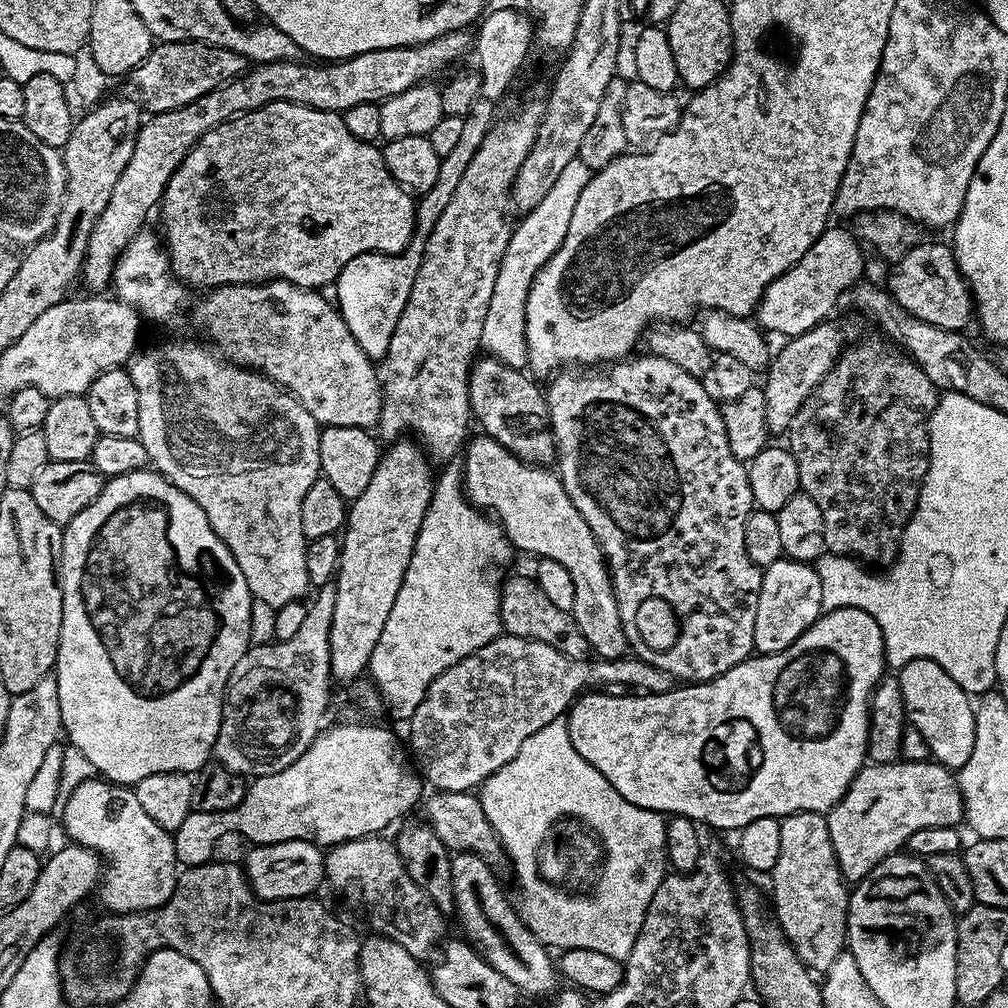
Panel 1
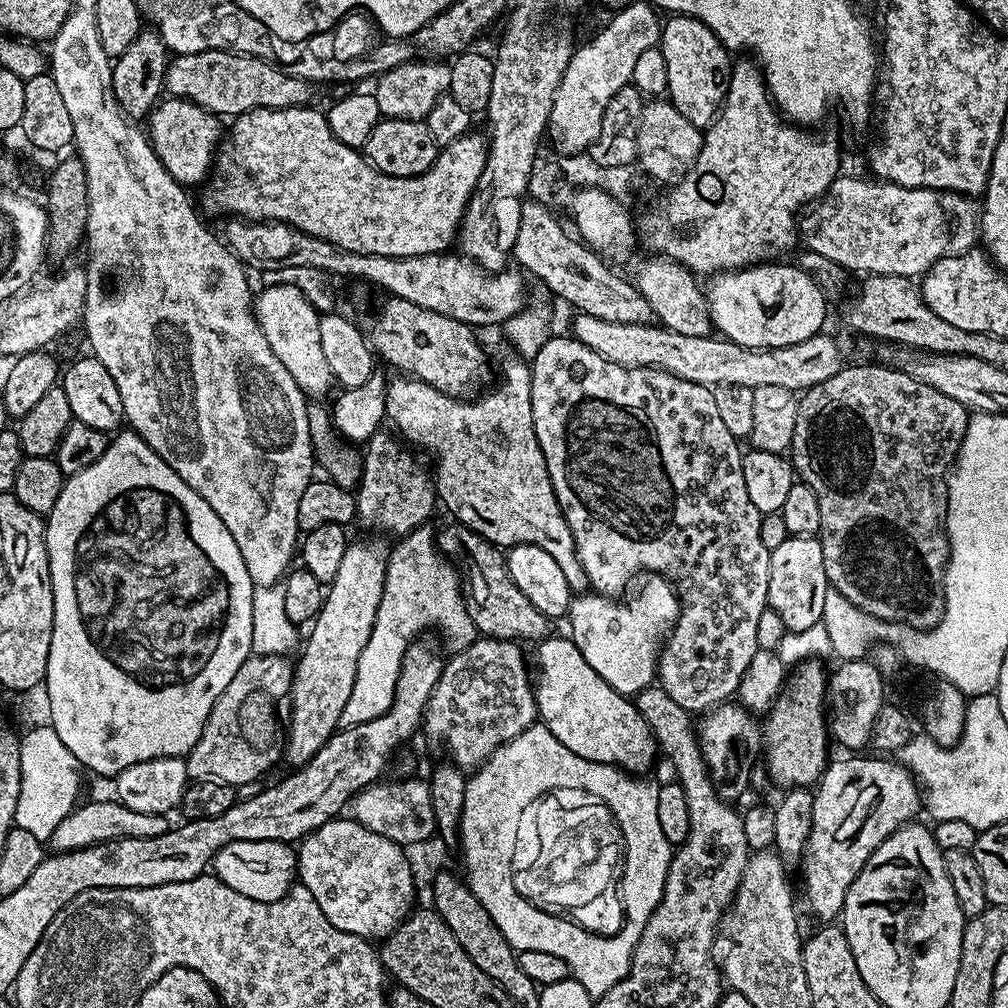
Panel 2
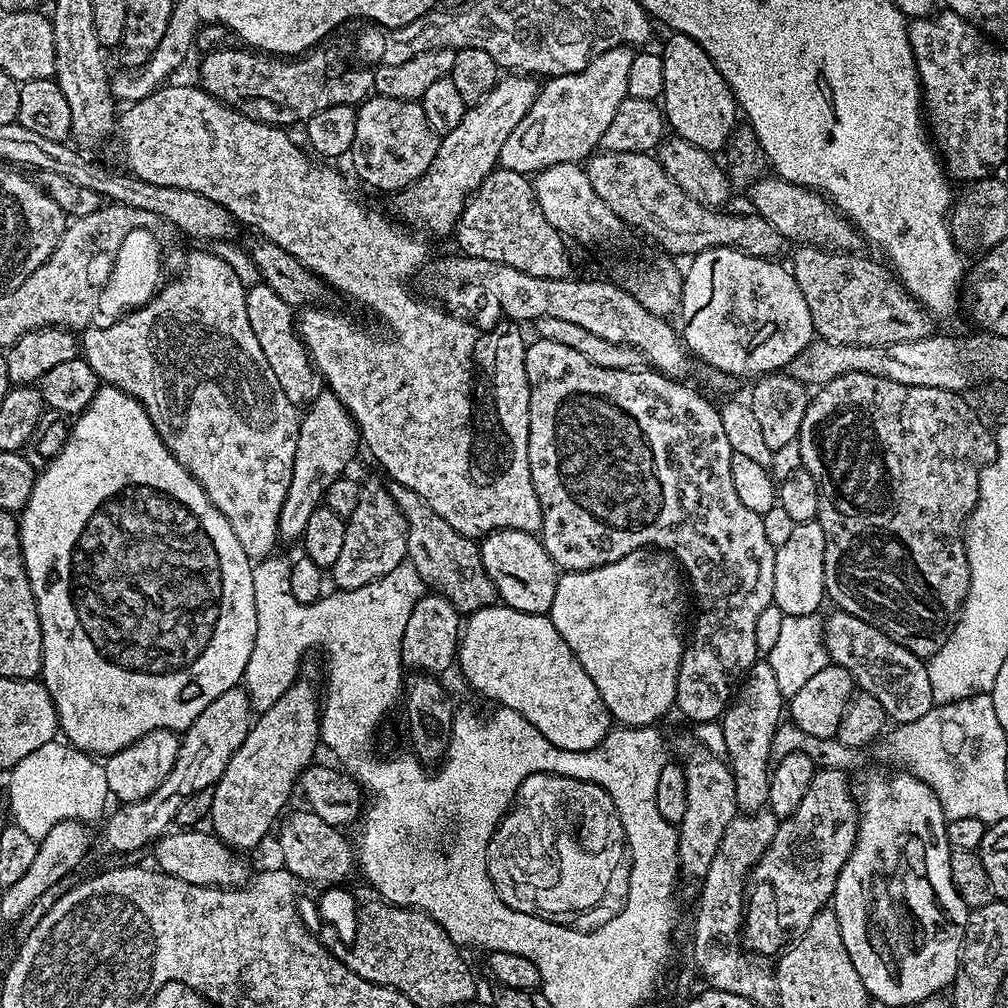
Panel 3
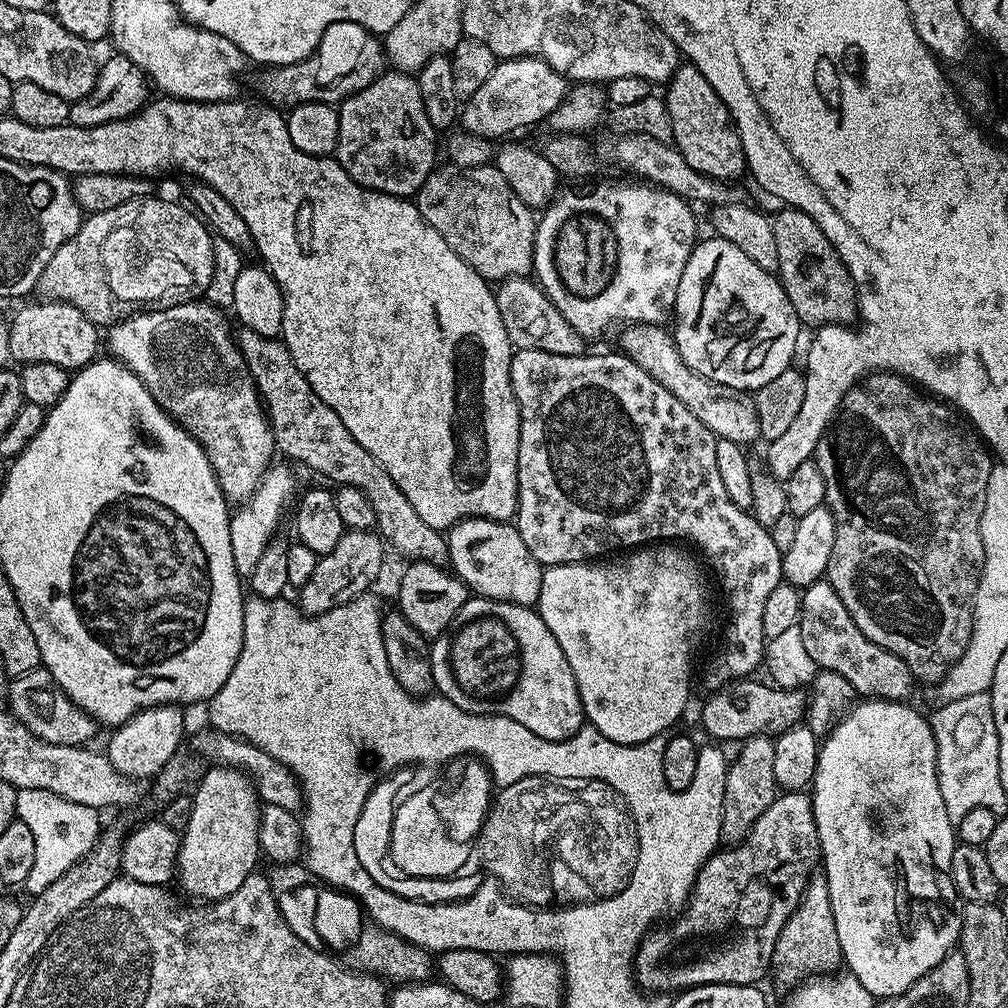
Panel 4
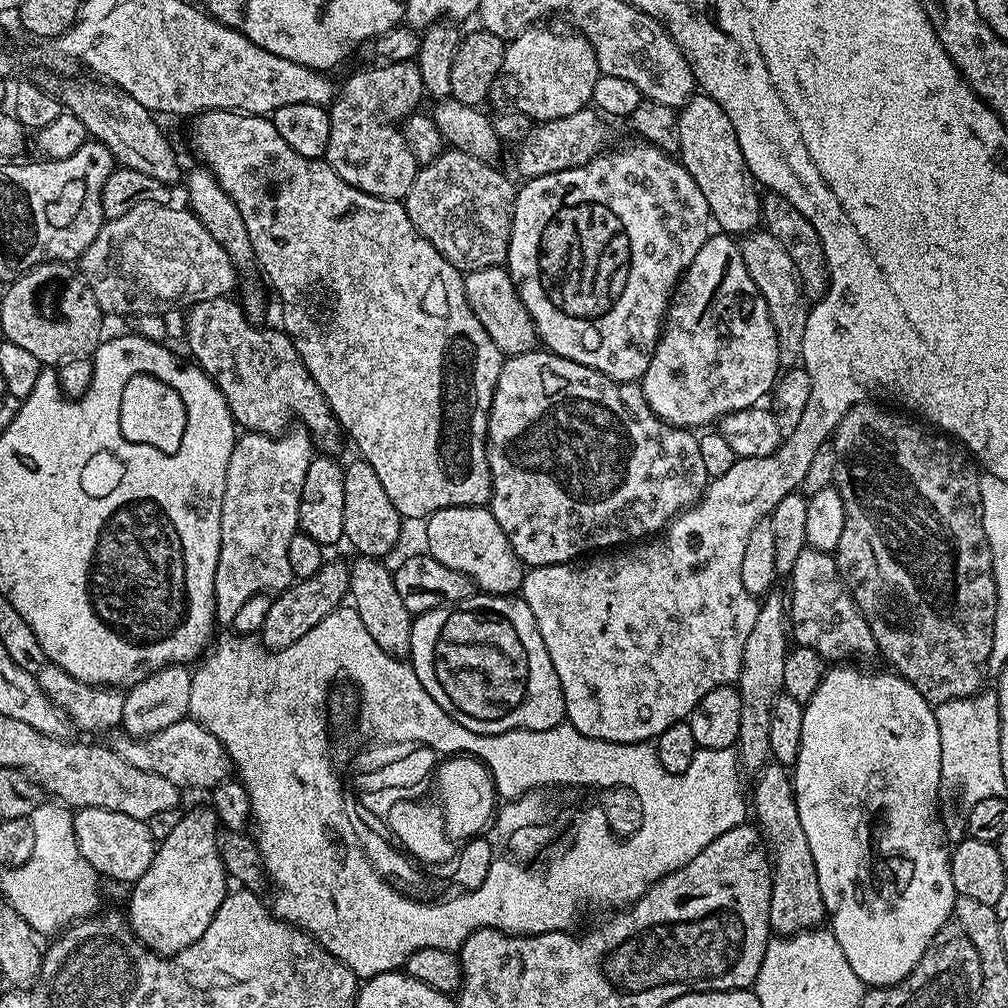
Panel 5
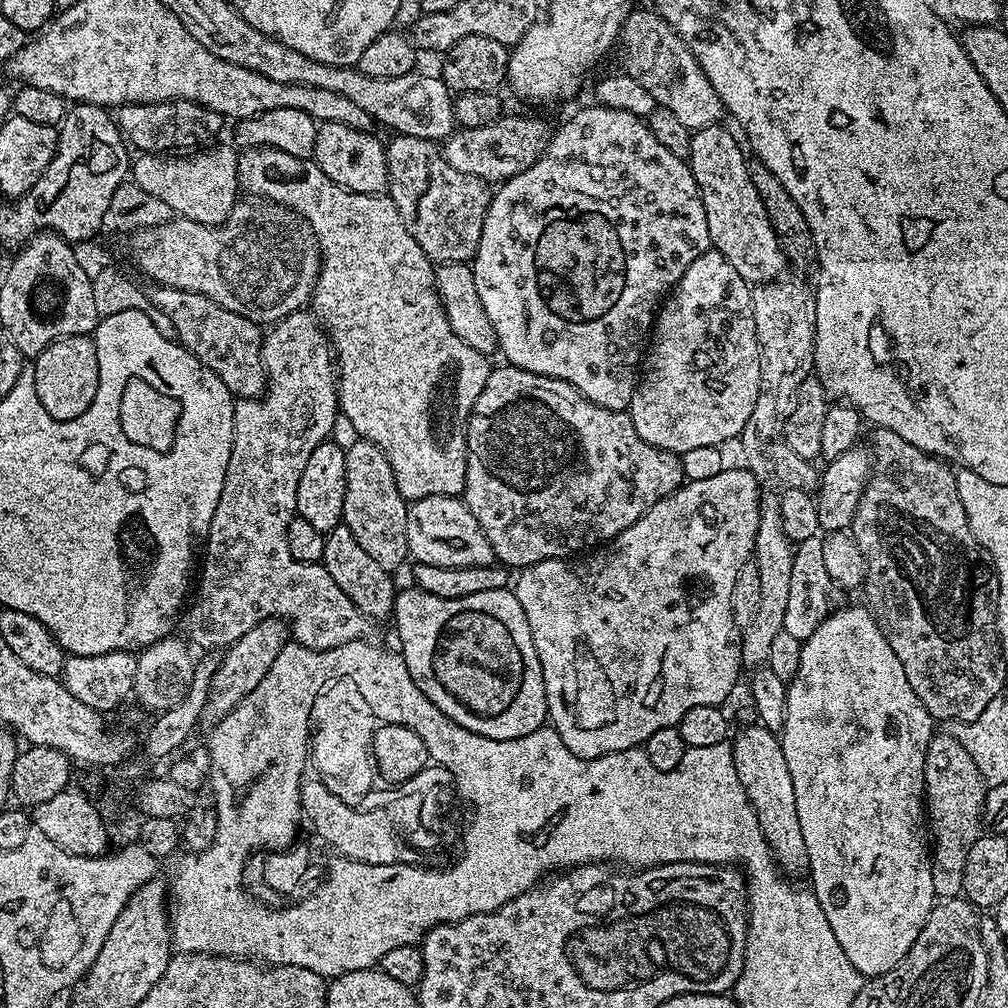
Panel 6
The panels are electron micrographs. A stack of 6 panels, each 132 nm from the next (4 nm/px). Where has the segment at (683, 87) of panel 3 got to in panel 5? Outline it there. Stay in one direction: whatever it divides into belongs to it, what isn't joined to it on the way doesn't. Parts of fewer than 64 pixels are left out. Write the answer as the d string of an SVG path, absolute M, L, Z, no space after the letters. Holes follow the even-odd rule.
M693 95L692 99L678 112L678 159L684 169L698 182L698 190L706 197L711 219L721 233L740 238L757 231L761 223L761 189L742 158L742 146L738 146L738 134L726 118L726 110L718 106L709 96Z

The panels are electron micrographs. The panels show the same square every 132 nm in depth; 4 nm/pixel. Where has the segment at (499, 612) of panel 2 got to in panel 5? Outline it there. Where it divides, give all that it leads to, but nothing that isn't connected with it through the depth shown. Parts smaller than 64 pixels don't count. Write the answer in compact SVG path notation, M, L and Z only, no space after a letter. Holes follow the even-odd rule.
M215 296L209 300L197 299L196 305L188 312L184 320L184 336L188 339L191 359L200 365L200 369L218 386L232 411L232 418L241 429L249 432L265 433L267 436L278 436L287 431L292 416L301 420L303 427L325 448L334 452L338 440L339 424L330 410L326 398L306 370L294 342L287 332L276 328L262 328L247 318L241 305L228 296Z

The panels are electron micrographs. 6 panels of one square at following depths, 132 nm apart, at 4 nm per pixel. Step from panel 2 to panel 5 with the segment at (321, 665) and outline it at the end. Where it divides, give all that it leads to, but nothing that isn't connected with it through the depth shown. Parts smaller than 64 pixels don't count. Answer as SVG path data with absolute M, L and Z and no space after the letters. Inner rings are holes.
M211 807L185 811L178 826L174 826L174 831L165 840L159 841L146 874L131 885L132 897L128 900L128 912L126 911L128 927L132 929L132 935L157 956L177 956L179 952L198 942L198 938L206 934L206 926L210 926L218 906L222 906L230 891L230 877L220 857L220 832L216 824L218 825L218 817Z

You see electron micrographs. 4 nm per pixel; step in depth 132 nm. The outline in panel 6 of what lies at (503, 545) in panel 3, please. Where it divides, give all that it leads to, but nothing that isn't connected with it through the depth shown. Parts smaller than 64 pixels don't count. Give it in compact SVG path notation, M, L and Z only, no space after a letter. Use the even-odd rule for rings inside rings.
M431 496L409 503L406 518L408 555L416 564L461 568L486 566L496 560L496 551L490 546L478 518L470 514L463 499L455 496Z

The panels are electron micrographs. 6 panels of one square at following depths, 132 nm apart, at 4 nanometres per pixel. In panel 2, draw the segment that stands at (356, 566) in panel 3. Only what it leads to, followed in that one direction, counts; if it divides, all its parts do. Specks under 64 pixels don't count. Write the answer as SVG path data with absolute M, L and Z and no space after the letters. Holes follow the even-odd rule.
M376 431L363 445L360 482L355 489L356 515L359 523L372 528L389 528L393 537L403 538L429 523L432 511L438 508L438 497L429 469L427 472L407 452L407 447L400 448L401 441L388 432Z

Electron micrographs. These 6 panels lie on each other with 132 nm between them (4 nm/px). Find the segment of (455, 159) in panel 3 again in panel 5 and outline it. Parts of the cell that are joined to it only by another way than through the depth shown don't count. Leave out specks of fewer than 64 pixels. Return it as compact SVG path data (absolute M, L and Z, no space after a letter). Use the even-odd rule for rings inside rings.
M548 26L527 28L522 34L507 41L502 58L502 70L498 70L498 78L488 95L493 109L521 112L533 122L543 122L554 118L566 118L566 114L574 114L592 104L594 82L598 82L602 73L590 42L576 30L568 30L563 36L552 28L544 27Z

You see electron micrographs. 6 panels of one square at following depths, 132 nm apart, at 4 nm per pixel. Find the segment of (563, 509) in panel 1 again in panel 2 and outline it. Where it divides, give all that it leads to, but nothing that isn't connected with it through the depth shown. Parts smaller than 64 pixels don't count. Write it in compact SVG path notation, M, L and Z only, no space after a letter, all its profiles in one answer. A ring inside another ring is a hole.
M509 354L500 364L500 385L493 392L488 392L485 396L477 395L475 398L447 396L421 380L396 379L400 380L393 379L388 384L385 400L387 423L392 423L391 427L405 441L408 439L409 445L421 444L436 455L434 483L439 503L443 507L445 504L456 515L453 517L459 523L465 524L501 549L510 549L515 544L542 546L542 550L546 550L546 554L550 554L550 558L558 562L573 593L587 593L590 585L586 570L582 568L582 562L576 553L576 536L570 534L570 526L562 514L560 503L554 494L554 486L550 482L550 470L546 470L542 446L538 446L532 417L532 370L529 361Z

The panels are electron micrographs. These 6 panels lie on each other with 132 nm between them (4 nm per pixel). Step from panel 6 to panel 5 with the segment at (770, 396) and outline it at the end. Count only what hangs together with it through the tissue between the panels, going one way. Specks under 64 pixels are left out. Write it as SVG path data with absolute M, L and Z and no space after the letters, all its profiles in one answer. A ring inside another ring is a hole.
M766 230L747 233L739 241L739 246L742 262L746 262L746 270L750 278L754 278L754 286L758 286L770 310L770 322L778 338L780 363L784 366L795 365L800 360L802 334L806 334L806 318L810 307L800 285L798 270L794 270L794 262L790 262L790 254L782 250L782 242L778 242L778 238L774 238Z

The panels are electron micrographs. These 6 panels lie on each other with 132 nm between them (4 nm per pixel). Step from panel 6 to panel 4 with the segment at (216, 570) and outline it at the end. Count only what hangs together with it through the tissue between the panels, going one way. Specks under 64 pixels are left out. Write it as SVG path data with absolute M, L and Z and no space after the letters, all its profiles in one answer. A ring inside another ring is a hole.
M280 462L273 463L271 468L266 470L266 474L262 478L262 482L258 486L258 490L254 490L254 494L250 499L244 501L231 513L232 521L230 522L230 548L234 550L234 564L236 569L240 571L241 577L248 578L252 571L258 565L258 560L262 558L270 544L277 539L276 531L280 528L280 523L284 520L284 511L289 511L290 505L297 499L296 480L292 477L292 472L286 465Z

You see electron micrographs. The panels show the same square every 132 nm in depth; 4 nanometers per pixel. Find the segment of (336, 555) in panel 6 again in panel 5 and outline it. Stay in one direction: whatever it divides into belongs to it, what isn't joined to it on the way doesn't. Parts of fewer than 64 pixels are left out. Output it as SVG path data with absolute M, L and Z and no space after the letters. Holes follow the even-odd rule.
M357 555L356 561L351 561L350 571L352 581L348 583L351 607L355 608L358 618L370 630L370 638L382 646L386 654L396 660L410 657L410 634L414 614L406 610L406 602L402 602L402 594L398 594L398 586L394 586L394 575L387 568L387 563L370 556Z

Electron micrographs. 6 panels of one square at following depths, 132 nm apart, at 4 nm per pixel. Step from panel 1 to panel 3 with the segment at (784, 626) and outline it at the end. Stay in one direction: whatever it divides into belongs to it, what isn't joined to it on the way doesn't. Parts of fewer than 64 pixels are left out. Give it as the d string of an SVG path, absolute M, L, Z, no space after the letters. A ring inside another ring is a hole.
M817 519L796 524L790 538L782 542L776 550L774 562L774 594L772 603L784 612L785 616L814 615L821 611L820 603L825 603L824 563L826 562L826 534L822 534L822 526Z

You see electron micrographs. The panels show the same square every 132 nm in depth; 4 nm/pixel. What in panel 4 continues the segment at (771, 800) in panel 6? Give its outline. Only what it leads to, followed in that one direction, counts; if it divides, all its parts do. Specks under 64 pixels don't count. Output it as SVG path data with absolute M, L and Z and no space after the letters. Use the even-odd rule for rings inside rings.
M817 870L808 879L798 906L790 914L790 918L786 918L782 934L778 934L770 976L780 984L796 986L811 977L835 973L835 968L841 967L841 964L838 930L834 926L834 910L830 910L830 890L823 871Z

